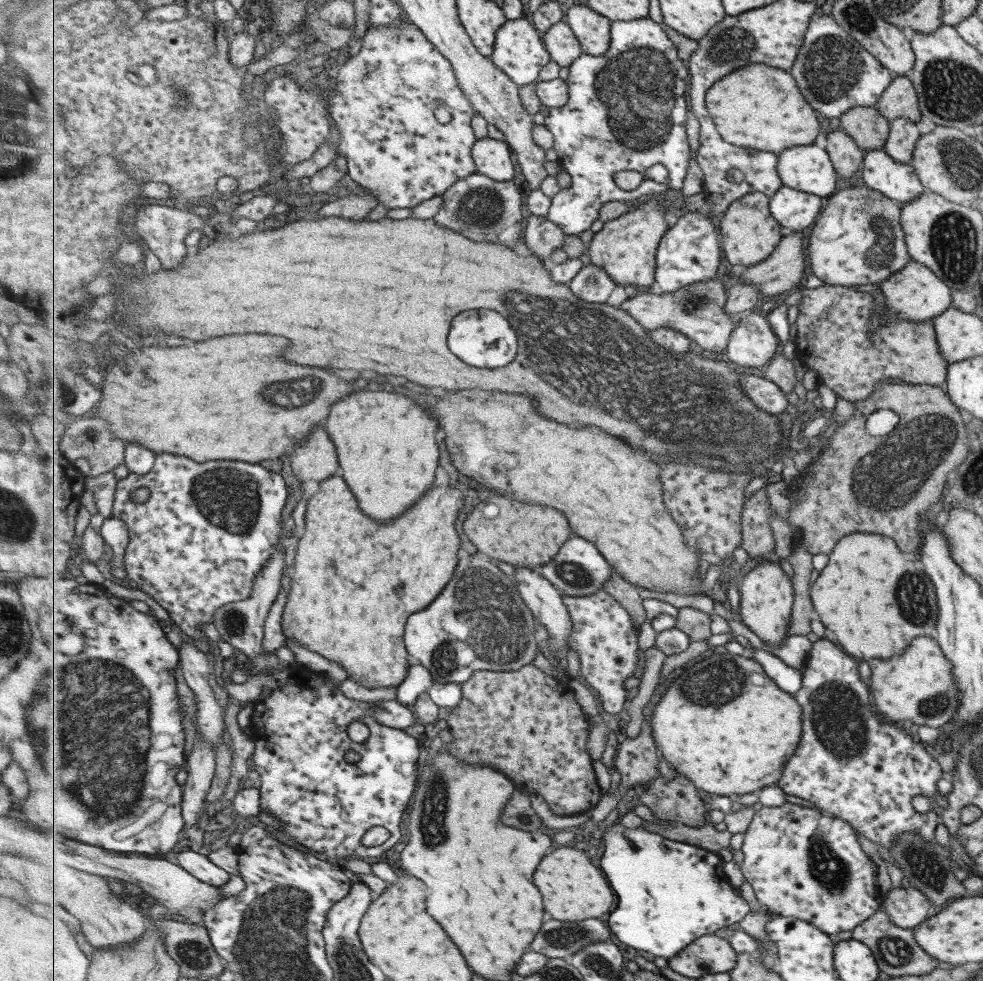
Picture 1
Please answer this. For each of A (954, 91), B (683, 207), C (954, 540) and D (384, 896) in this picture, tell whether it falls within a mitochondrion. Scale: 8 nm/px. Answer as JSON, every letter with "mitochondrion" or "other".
{"A":"mitochondrion","B":"other","C":"other","D":"other"}

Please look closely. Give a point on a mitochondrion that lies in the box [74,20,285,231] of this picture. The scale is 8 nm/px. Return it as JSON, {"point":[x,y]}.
{"point":[186,103]}

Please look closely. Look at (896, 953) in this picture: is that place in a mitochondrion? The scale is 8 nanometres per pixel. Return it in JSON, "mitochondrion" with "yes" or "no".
{"mitochondrion":"yes"}

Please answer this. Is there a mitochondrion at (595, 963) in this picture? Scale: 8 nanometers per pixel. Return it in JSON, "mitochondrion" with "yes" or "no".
{"mitochondrion":"yes"}

